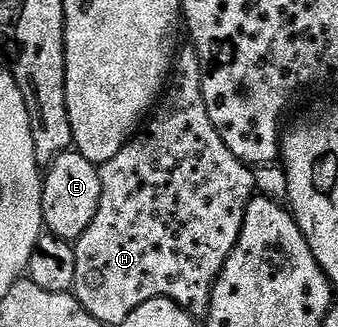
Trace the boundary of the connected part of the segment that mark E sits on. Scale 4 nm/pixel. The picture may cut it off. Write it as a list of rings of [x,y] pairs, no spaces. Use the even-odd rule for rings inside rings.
[[[76,149],[60,153],[45,168],[42,181],[42,221],[49,234],[77,241],[92,225],[92,217],[96,217],[96,209],[100,209],[100,170],[88,157],[84,157]]]

